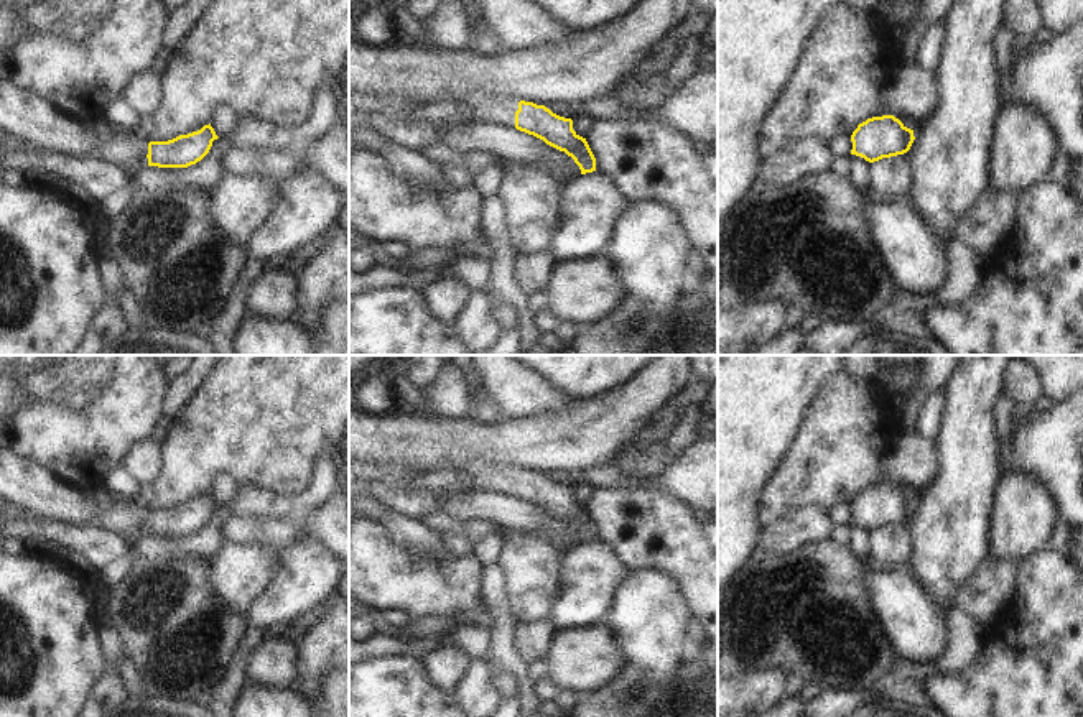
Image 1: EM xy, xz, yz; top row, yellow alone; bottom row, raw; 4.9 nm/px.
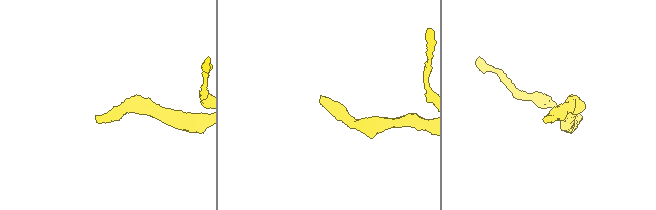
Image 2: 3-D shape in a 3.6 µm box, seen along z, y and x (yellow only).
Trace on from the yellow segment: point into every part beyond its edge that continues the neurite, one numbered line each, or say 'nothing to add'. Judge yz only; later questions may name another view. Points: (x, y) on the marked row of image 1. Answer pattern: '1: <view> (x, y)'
nothing to add

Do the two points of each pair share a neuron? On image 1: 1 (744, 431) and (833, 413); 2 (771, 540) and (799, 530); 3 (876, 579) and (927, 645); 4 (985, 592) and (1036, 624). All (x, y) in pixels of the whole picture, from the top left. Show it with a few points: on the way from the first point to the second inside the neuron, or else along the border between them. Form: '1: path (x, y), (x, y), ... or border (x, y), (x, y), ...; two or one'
1: border (820, 385), (792, 446), (784, 454); two
2: path (777, 540), (792, 531); one
3: path (892, 596), (917, 629); one
4: border (1017, 569), (1017, 592), (1011, 610), (986, 635); two

